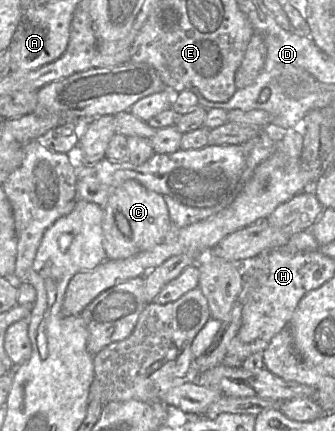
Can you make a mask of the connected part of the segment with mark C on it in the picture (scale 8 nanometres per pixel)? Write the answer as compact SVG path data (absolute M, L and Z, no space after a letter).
M127 180L115 188L103 208L102 246L109 260L126 259L161 244L172 228L164 196L146 189L136 180Z

